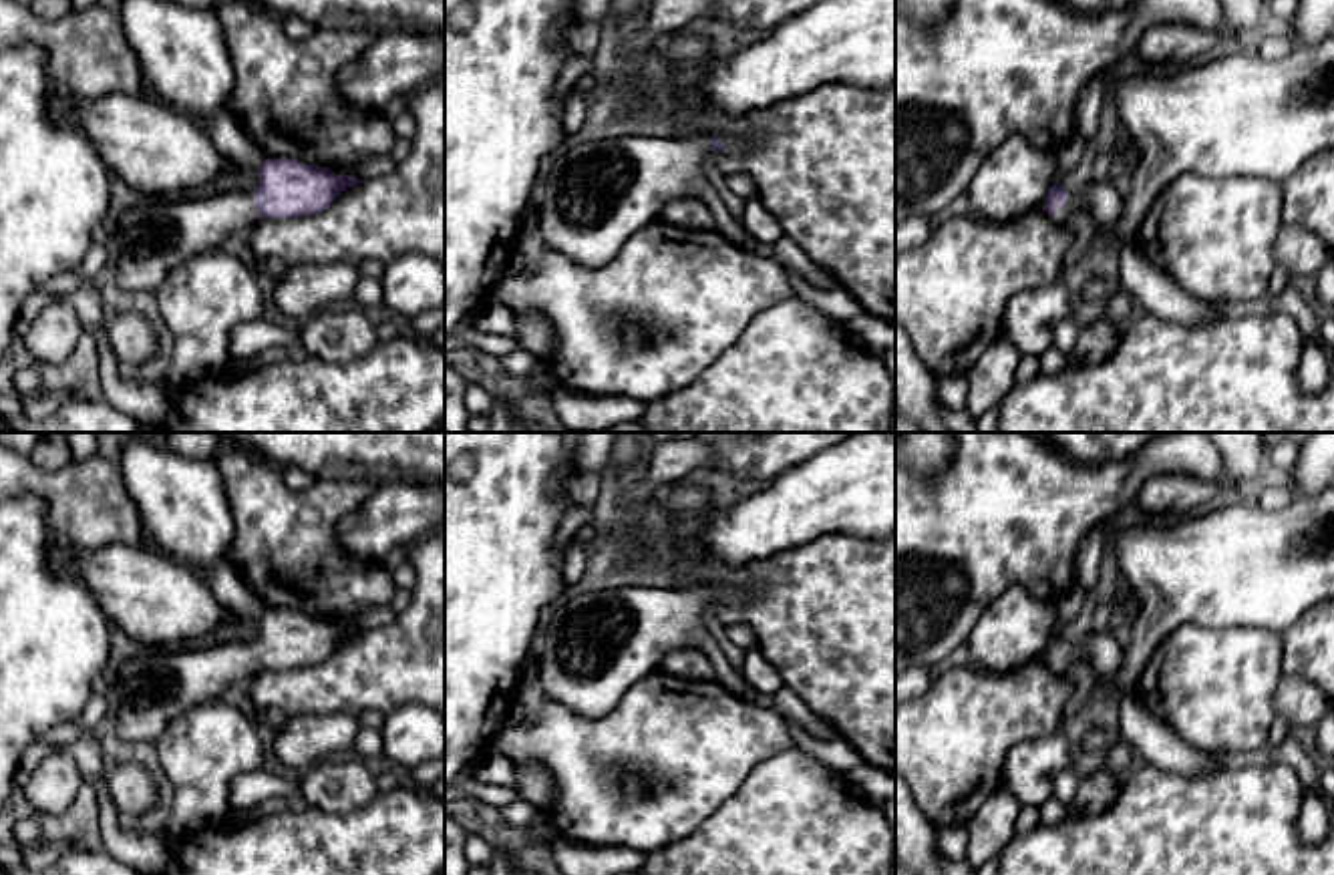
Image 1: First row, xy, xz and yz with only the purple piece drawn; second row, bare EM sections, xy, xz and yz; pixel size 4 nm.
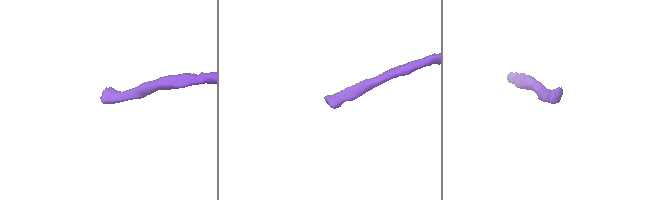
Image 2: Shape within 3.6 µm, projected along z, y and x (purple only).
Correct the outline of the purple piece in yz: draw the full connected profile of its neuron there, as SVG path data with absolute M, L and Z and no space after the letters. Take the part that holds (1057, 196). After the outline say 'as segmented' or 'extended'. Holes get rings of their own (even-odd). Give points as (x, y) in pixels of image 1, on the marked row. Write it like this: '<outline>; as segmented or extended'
M1056 181L1042 205L1058 223L1068 223L1085 207L1101 225L1111 227L1123 213L1123 195L1113 181L1095 181L1080 191L1070 191Z; extended

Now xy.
M266 159L254 191L191 193L191 195L139 195L117 221L107 219L111 241L105 245L117 257L115 274L125 290L157 292L165 278L187 259L217 249L231 233L252 229L262 217L302 217L330 207L346 189L362 179L340 175L328 167L296 159Z; extended

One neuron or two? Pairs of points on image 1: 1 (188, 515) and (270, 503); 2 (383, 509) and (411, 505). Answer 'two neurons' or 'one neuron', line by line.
1: two neurons
2: one neuron

